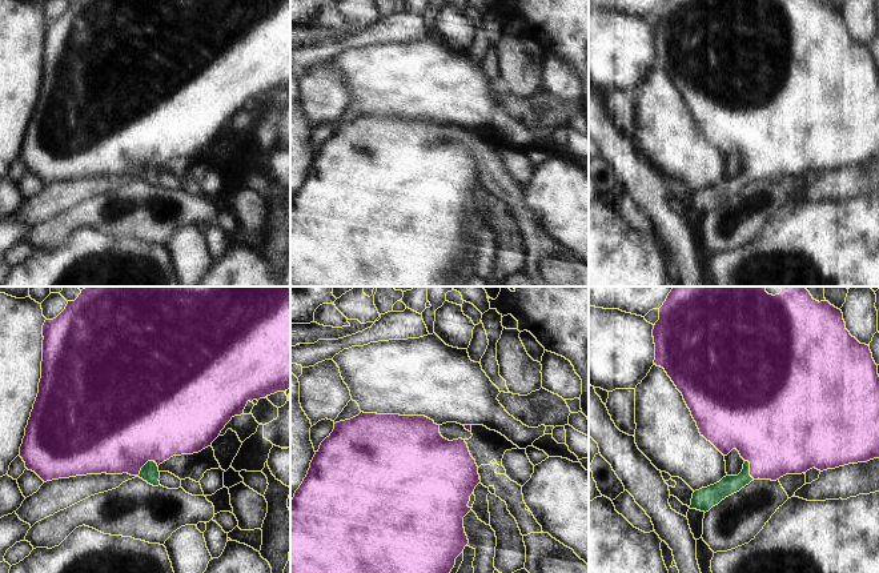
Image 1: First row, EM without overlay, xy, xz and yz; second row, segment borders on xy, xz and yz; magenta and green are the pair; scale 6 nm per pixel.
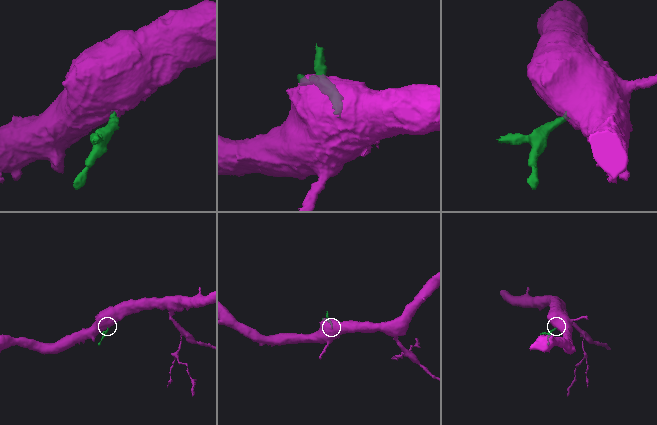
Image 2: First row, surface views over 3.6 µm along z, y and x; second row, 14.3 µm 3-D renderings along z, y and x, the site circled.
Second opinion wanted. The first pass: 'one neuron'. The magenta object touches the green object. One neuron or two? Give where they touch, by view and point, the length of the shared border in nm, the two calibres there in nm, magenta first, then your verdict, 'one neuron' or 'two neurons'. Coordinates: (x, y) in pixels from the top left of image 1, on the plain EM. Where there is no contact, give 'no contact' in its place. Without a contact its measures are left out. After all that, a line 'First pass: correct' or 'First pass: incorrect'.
meets magenta in xy at (145, 164); contact 150 nm long; 500 nm thick on the magenta side, 110 nm on the other; one neuron
First pass: correct

